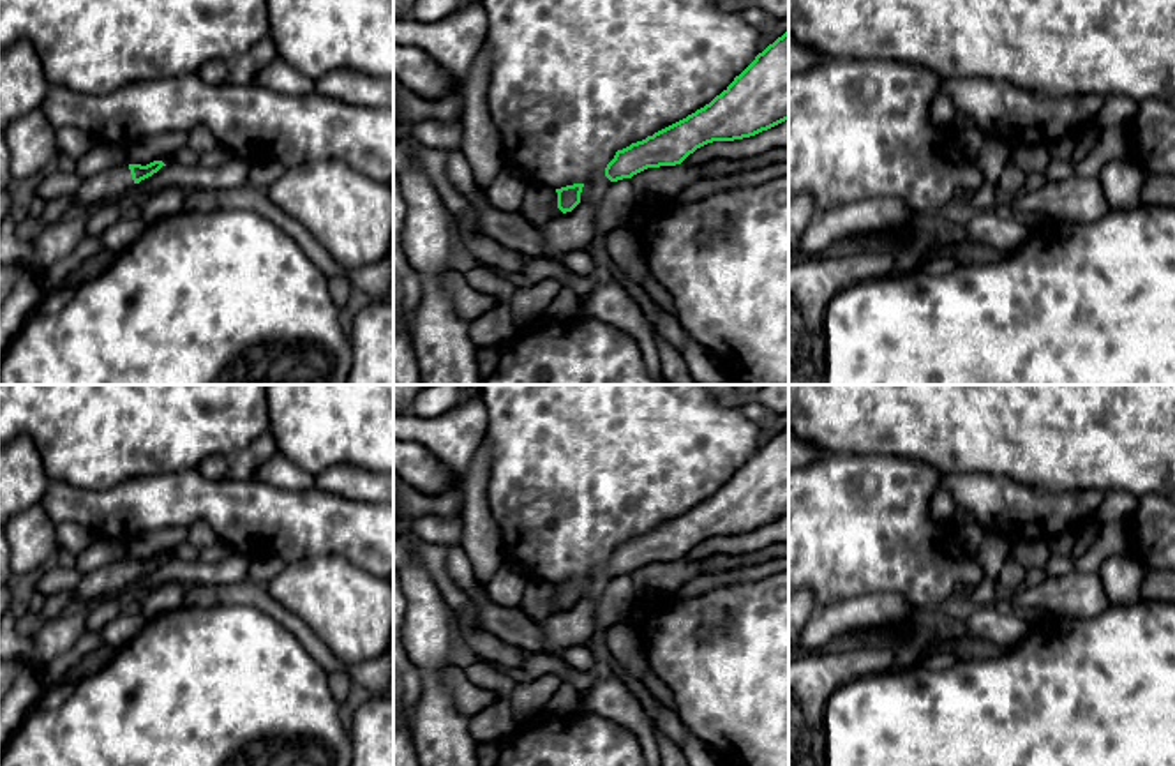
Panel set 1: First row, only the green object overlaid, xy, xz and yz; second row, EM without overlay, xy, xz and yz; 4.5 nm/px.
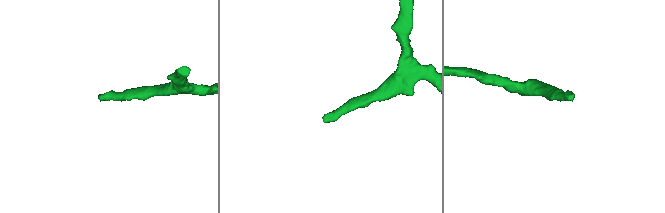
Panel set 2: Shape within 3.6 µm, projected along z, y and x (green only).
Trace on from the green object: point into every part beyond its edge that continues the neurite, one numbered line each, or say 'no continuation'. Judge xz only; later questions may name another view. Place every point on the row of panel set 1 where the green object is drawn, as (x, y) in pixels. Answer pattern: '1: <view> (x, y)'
no continuation

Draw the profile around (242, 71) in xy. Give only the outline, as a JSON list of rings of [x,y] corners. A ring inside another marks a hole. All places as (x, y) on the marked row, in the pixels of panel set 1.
[[[270,35],[263,37],[254,48],[251,48],[245,55],[229,62],[229,76],[224,83],[229,85],[249,85],[258,71],[266,67],[272,60],[275,60],[277,48]]]

